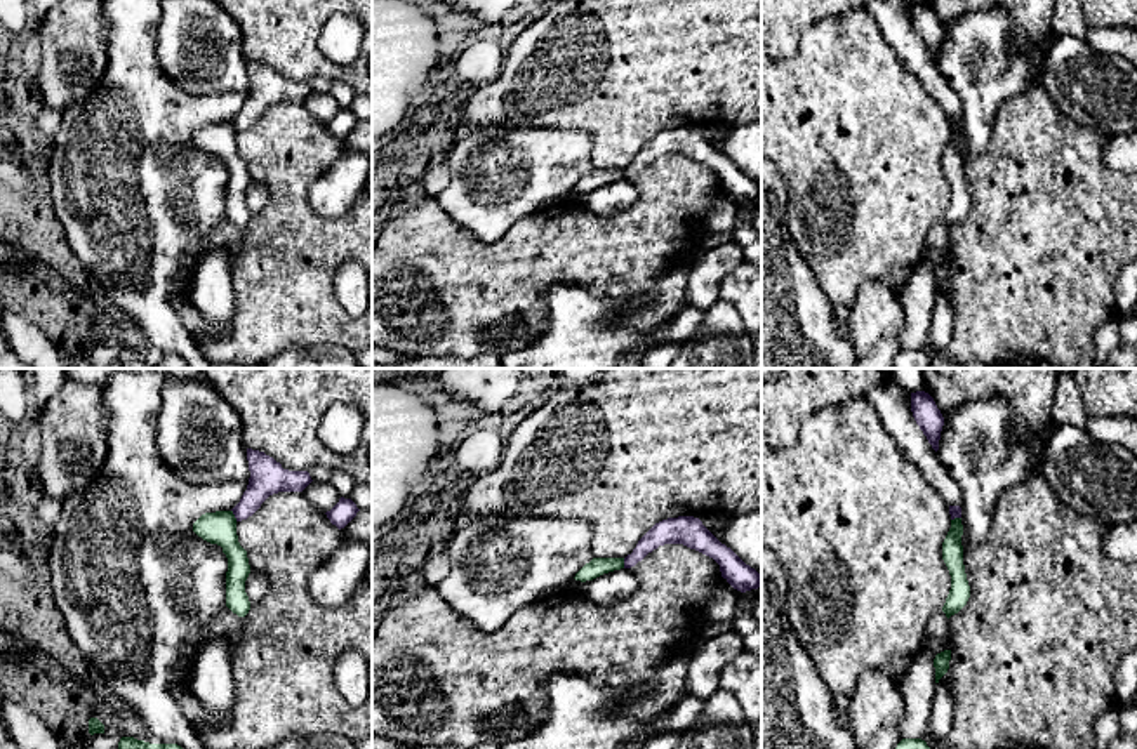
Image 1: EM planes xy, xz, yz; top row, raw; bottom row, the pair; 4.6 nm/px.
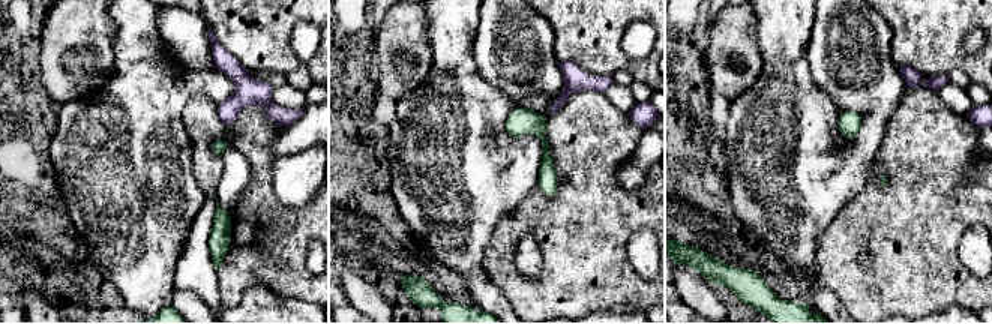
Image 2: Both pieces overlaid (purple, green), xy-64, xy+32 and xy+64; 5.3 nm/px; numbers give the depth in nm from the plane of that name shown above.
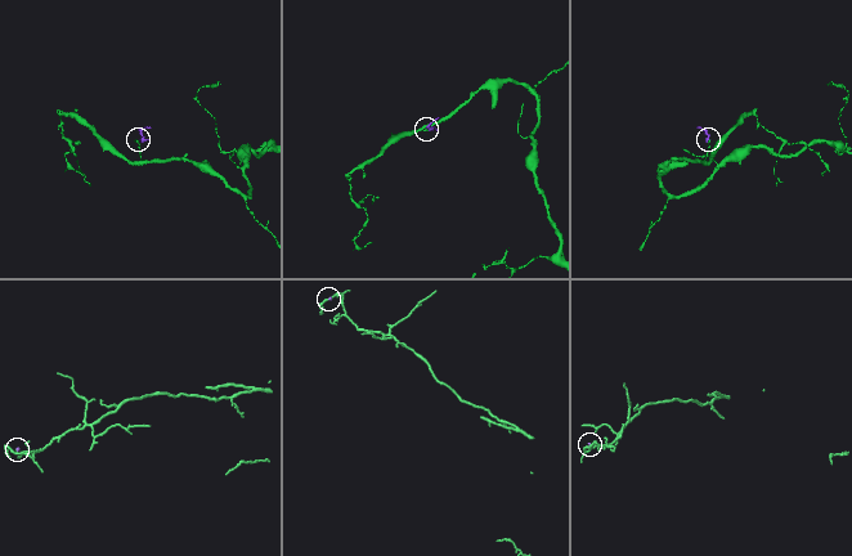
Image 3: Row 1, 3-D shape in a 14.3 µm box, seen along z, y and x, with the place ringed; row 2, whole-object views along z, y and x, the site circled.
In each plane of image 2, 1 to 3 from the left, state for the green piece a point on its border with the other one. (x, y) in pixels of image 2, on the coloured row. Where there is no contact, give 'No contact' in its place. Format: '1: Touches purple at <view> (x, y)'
1: No contact
2: No contact
3: No contact

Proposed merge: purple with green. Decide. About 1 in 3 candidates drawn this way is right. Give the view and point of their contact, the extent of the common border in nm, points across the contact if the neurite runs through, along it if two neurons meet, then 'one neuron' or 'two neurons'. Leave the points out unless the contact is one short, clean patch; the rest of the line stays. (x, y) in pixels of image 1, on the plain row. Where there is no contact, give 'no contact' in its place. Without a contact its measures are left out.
xy (233, 124) | 60 nm | along xy (232, 120), (237, 131) | two neurons

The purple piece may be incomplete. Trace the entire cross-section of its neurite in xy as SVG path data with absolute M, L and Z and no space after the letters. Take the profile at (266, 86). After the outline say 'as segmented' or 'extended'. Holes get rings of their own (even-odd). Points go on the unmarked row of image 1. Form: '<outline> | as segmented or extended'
M247 59L249 96L240 113L231 120L236 132L252 127L261 115L278 103L303 103L313 90L308 82L289 82L264 63Z | as segmented

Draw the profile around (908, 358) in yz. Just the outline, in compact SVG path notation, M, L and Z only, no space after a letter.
M902 349L892 368L932 368L932 360L921 349Z

